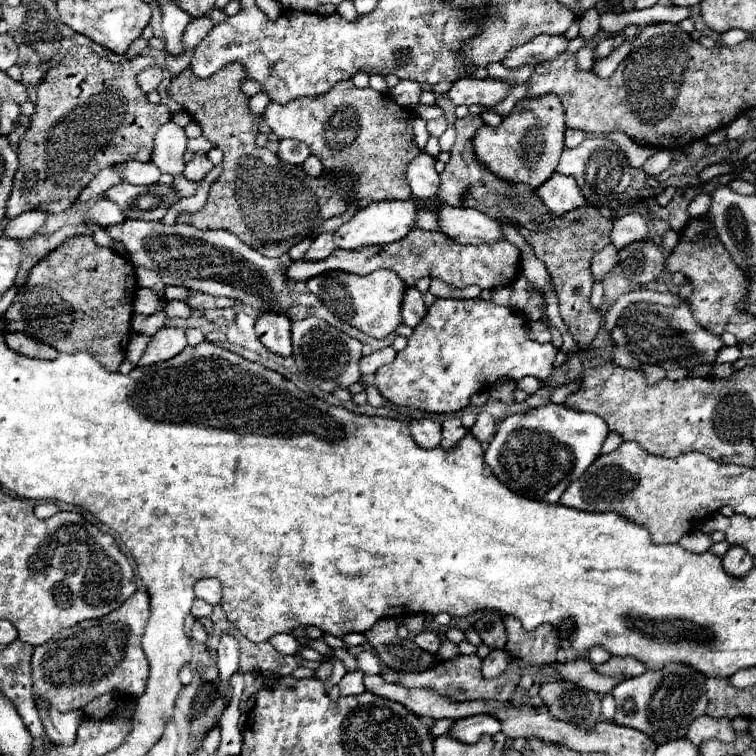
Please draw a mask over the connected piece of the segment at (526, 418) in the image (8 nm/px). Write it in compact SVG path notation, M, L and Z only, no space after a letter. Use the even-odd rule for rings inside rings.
M548 403L500 421L484 459L510 491L528 499L556 503L566 487L594 463L608 434L608 426L598 415Z

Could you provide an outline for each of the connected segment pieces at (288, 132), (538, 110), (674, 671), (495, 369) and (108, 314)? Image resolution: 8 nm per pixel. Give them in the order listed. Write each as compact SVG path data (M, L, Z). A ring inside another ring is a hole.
M340 81L336 83L328 93L320 97L300 97L296 101L290 101L288 105L276 105L276 101L270 101L264 111L264 121L268 127L278 135L278 139L296 139L304 141L312 155L316 155L326 171L340 171L354 175L354 193L352 199L360 201L360 207L366 207L374 201L392 201L392 199L408 199L410 187L406 183L406 165L420 153L420 149L414 143L414 131L412 121L414 113L410 115L408 109L402 109L392 99L388 101L386 95L366 87L358 89L354 83Z
M556 95L524 97L516 103L516 109L512 109L512 113L502 119L498 129L482 125L476 131L474 151L478 161L498 177L538 187L556 171L560 153L564 149L564 131L564 109Z
M668 663L662 669L648 669L640 677L630 677L612 689L616 701L614 723L638 729L652 737L652 741L668 743L682 739L690 723L706 713L706 675L684 663Z
M436 299L436 303L428 309L428 317L408 337L406 349L402 349L396 359L376 371L376 387L378 391L396 405L408 405L414 409L430 411L430 413L450 413L460 411L468 405L470 395L486 389L486 383L496 383L502 377L520 381L526 375L546 379L552 373L552 365L558 349L552 343L538 343L528 339L526 315L500 307L494 301L476 299Z
M74 235L68 237L62 245L58 245L52 253L48 253L42 261L38 261L24 283L24 287L16 293L16 299L4 313L8 323L8 331L22 331L40 343L48 343L56 351L90 353L102 367L108 371L118 371L130 337L130 319L132 319L132 297L136 291L134 267L120 253L100 247L94 243L90 235Z

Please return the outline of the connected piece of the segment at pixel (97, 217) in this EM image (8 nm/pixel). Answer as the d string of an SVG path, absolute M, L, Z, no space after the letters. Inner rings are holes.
M100 199L94 205L90 205L84 213L84 223L96 223L100 227L108 227L108 225L118 225L124 221L124 215L120 211L120 207L112 201Z

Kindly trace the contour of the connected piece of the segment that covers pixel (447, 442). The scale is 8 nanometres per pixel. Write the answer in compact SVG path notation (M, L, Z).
M460 419L444 421L442 423L442 441L440 441L440 447L442 449L452 449L466 433L468 433L468 429L462 425Z

